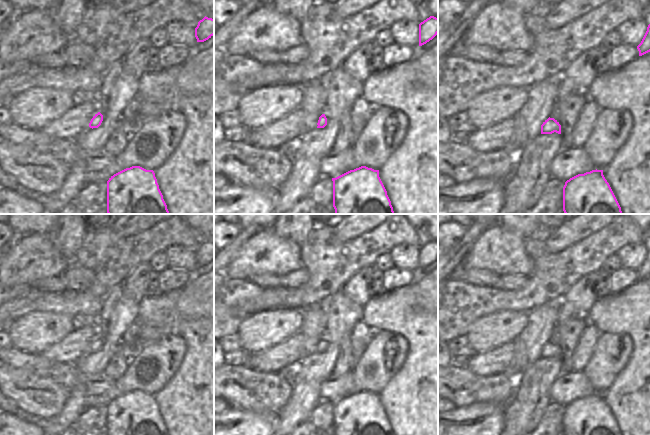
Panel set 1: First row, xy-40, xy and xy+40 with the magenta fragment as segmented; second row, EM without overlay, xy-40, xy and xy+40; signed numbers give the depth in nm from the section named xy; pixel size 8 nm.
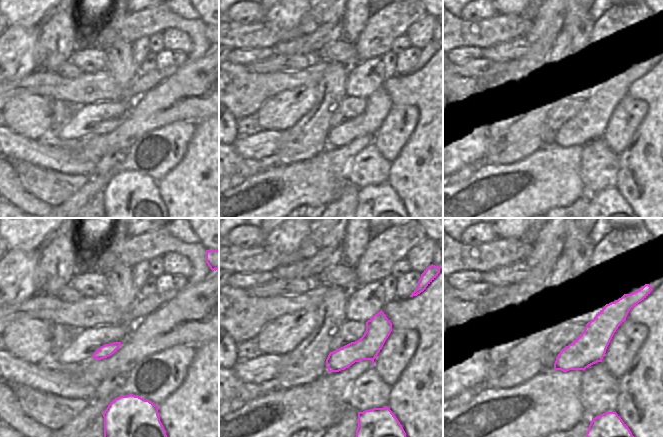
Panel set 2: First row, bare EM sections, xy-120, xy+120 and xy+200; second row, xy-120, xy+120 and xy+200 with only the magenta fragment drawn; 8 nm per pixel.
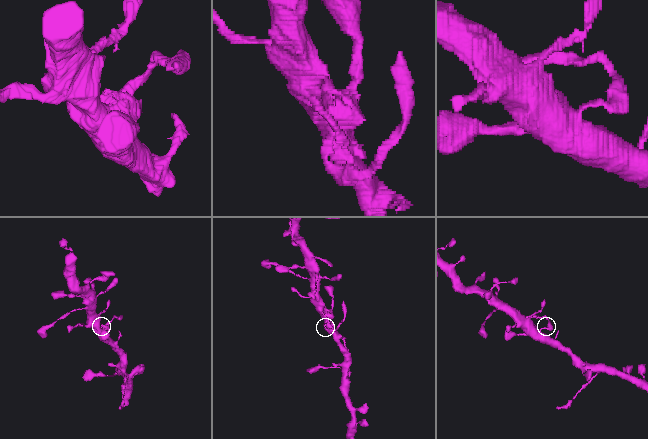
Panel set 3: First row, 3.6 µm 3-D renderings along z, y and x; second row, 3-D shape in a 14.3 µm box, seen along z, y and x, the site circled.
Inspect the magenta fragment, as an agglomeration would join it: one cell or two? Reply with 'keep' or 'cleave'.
cleave

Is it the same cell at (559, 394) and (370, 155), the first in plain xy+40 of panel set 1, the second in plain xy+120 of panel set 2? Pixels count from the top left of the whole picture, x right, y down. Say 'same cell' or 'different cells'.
same cell

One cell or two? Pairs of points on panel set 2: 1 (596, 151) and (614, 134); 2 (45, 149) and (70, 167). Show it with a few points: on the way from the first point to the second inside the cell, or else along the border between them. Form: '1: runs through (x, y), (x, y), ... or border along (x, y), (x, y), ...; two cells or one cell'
1: border along (601, 138), (617, 154); two cells
2: runs through (51, 152), (64, 163); one cell

